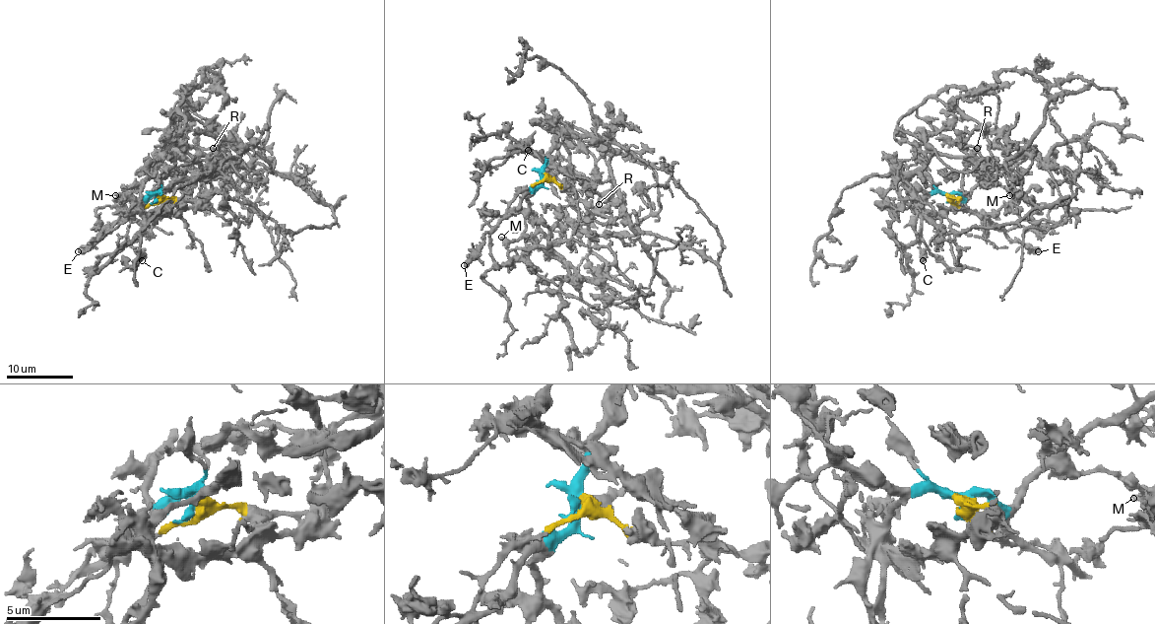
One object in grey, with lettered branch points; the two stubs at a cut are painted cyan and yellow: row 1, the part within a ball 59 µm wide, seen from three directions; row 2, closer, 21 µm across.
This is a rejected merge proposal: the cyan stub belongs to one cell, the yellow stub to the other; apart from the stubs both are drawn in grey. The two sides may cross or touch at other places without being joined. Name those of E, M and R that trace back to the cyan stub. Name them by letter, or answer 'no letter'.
E, M

